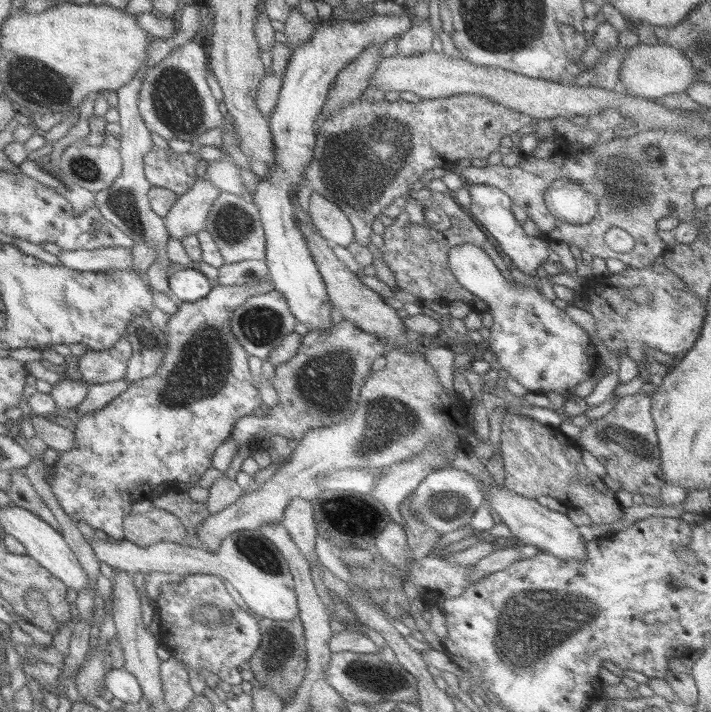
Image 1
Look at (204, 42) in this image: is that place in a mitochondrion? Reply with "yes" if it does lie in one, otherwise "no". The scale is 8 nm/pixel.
no

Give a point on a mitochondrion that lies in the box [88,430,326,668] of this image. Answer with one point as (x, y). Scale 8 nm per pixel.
(261, 553)

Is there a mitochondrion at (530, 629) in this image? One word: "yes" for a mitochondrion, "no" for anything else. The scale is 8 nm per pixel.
yes

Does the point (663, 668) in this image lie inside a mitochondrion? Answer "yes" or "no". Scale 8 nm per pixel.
no

